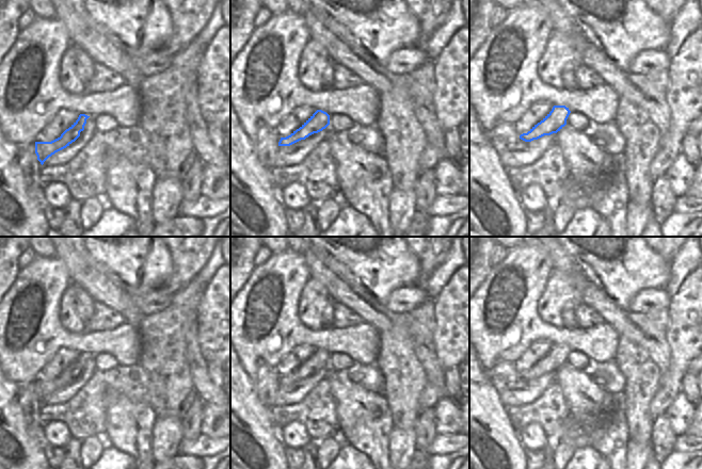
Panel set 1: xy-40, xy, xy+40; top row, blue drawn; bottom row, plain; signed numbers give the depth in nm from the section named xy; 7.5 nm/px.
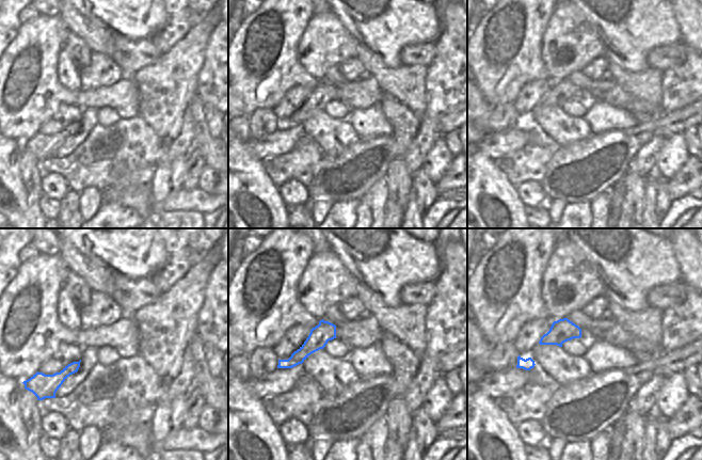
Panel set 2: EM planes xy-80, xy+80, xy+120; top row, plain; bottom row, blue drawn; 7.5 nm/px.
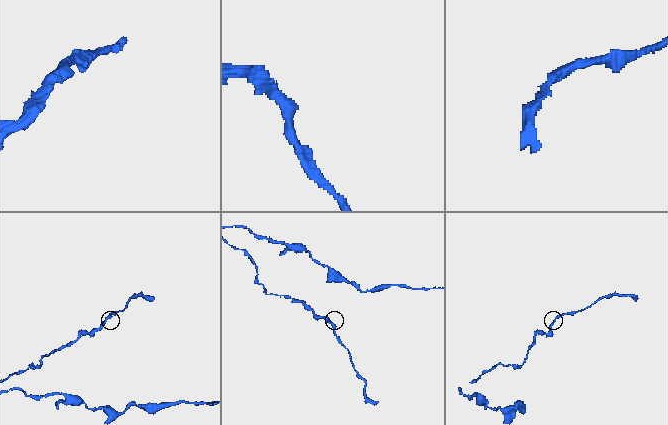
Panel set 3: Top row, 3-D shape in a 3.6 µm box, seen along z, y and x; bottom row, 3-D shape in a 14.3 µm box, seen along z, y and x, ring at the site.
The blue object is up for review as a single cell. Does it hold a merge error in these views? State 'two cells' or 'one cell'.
one cell

